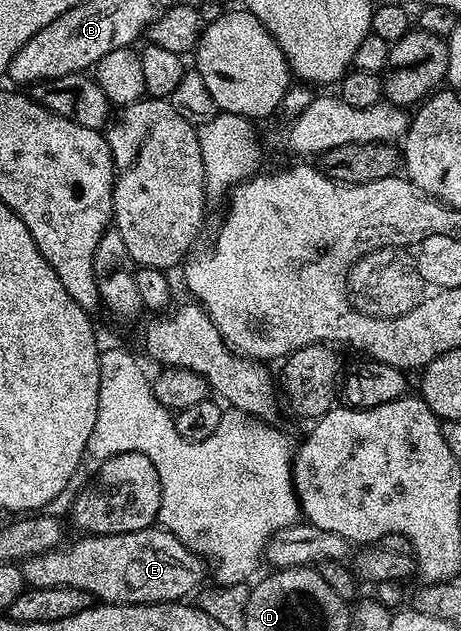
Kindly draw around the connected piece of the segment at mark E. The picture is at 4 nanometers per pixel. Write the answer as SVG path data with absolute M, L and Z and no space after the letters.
M160 525L139 529L135 533L86 534L77 538L81 539L75 540L74 543L66 542L47 553L32 555L30 559L24 560L20 568L26 584L43 589L83 589L103 603L176 603L189 597L205 579L206 564L202 556L195 554L187 545L183 545L183 541L179 541L179 537L175 537Z

